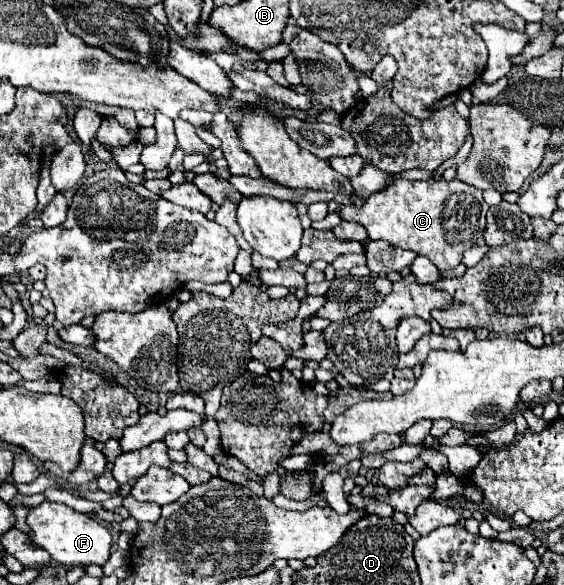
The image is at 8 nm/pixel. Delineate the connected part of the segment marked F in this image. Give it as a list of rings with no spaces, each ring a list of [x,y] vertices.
[[[43,500],[39,506],[29,510],[27,526],[31,528],[27,538],[35,546],[49,552],[51,560],[61,566],[89,566],[89,564],[103,566],[109,560],[109,548],[113,542],[109,528],[89,518],[87,514],[75,512],[65,504],[53,504]]]

